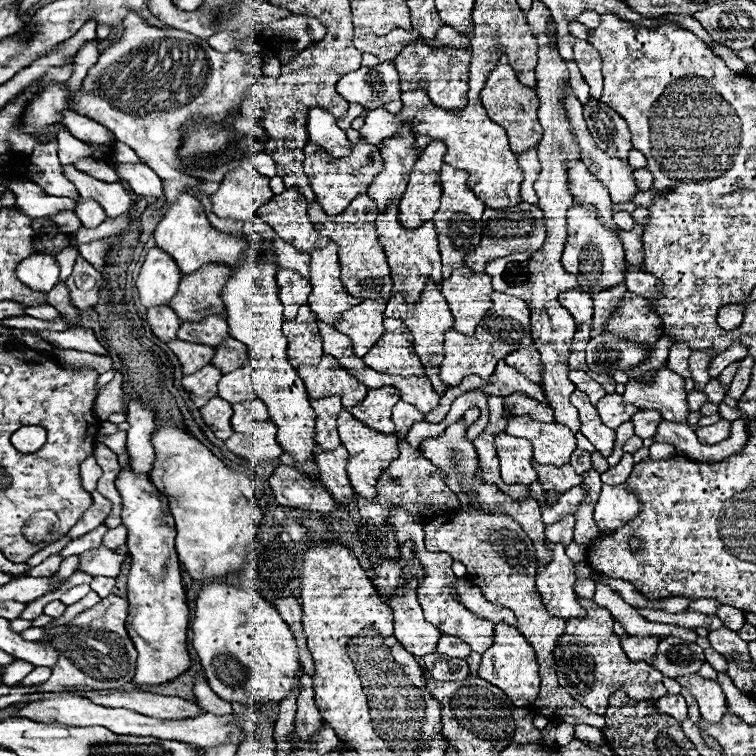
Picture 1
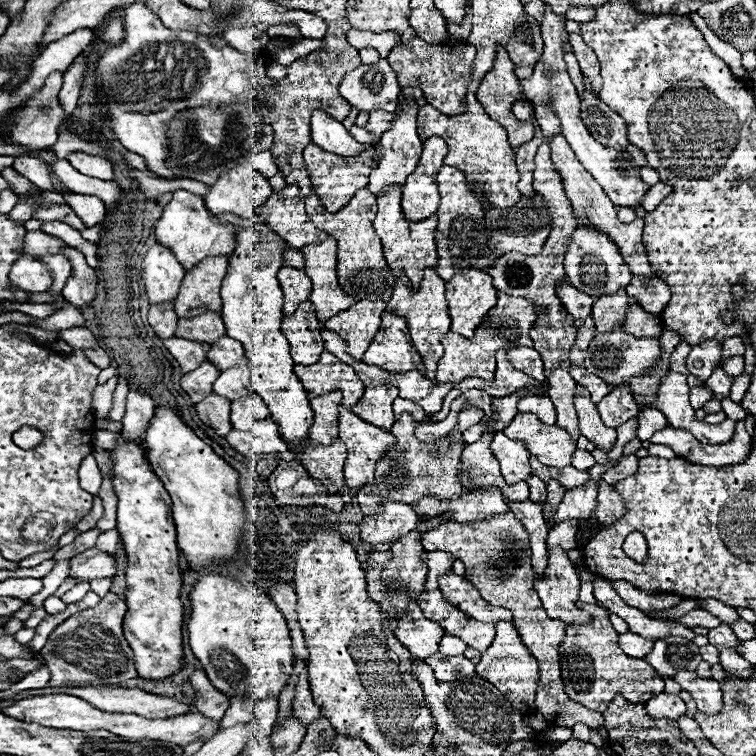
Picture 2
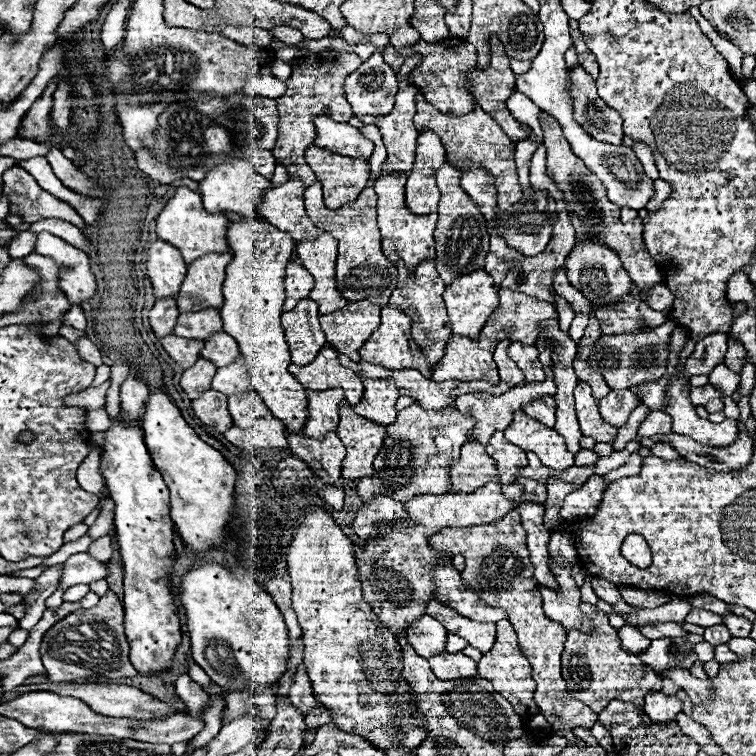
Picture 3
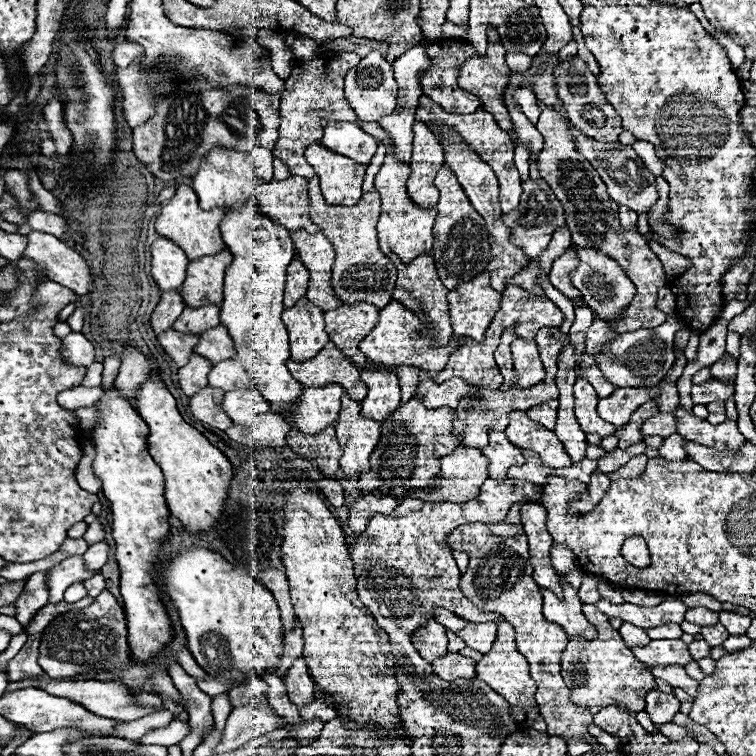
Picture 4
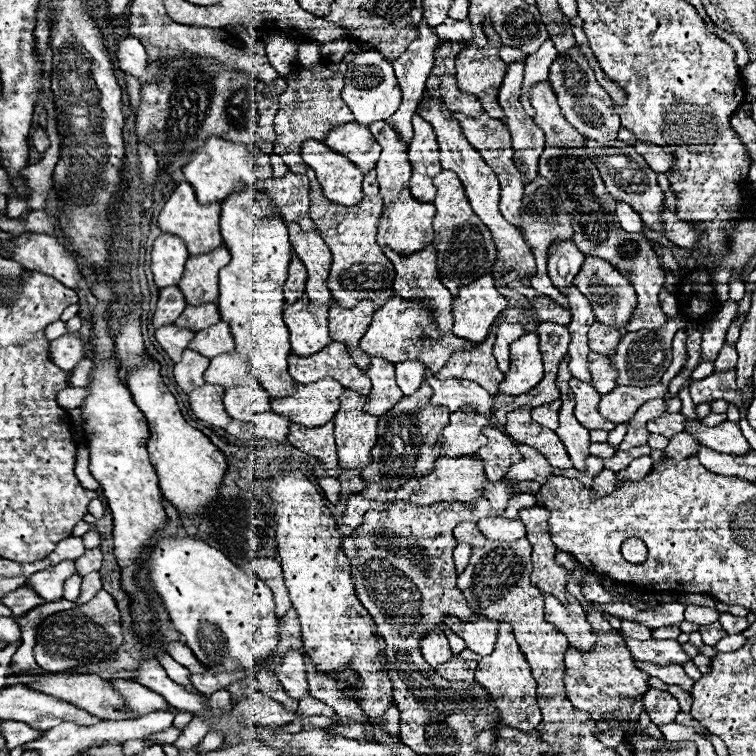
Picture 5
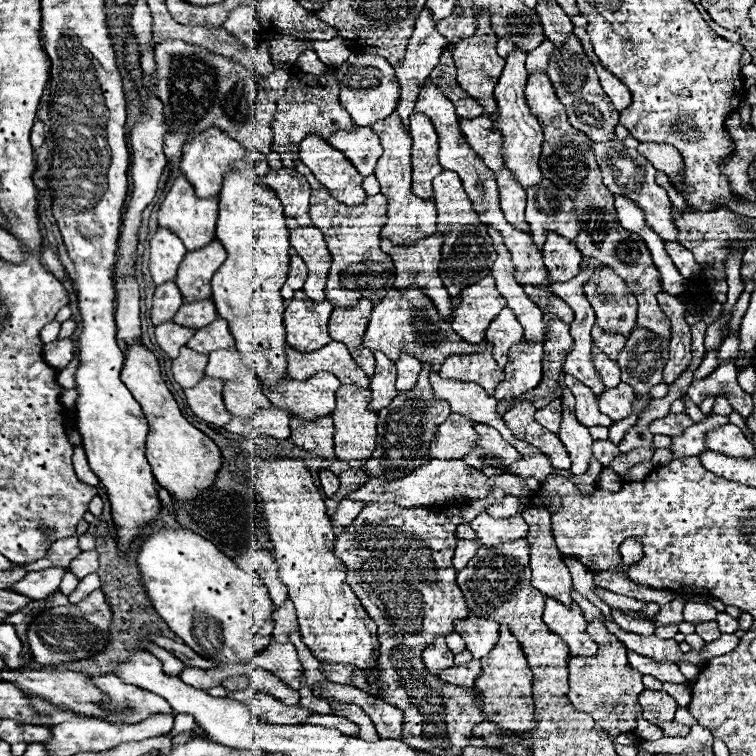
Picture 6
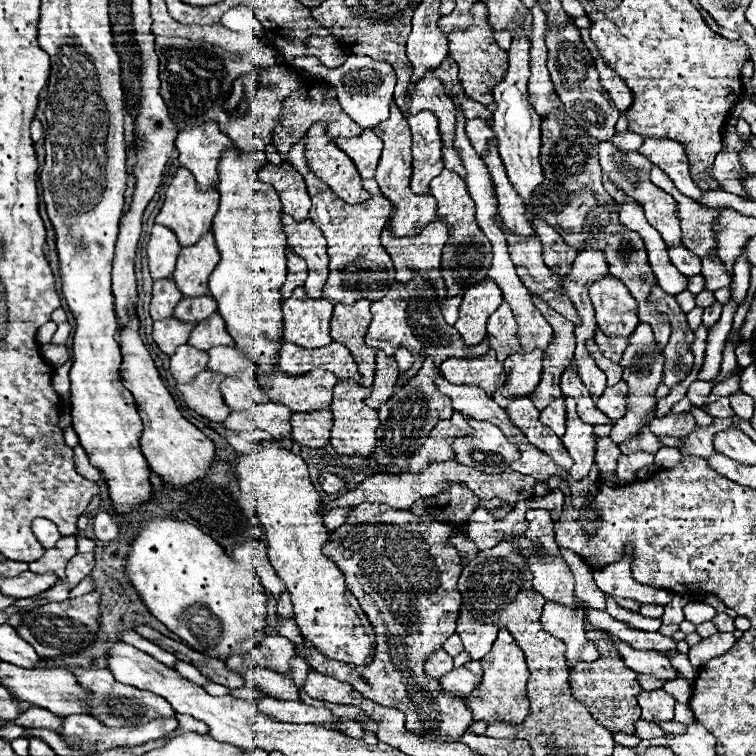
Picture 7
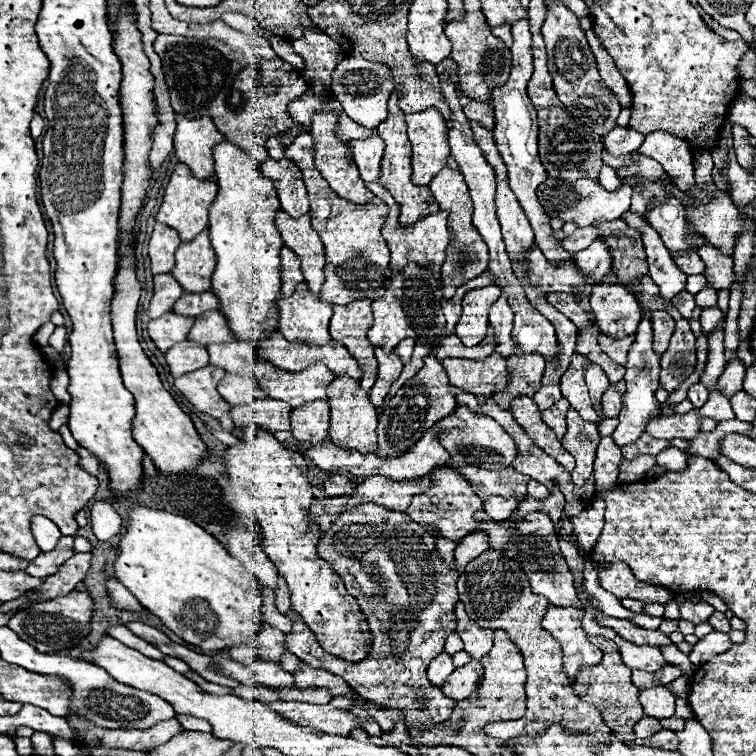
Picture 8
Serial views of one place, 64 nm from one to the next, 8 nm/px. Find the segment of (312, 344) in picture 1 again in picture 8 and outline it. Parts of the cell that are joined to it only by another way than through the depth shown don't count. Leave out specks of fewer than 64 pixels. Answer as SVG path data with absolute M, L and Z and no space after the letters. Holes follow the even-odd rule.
M306 282L296 286L290 298L276 300L278 304L278 332L290 342L326 344L330 342L328 322L332 318L330 304L308 292Z

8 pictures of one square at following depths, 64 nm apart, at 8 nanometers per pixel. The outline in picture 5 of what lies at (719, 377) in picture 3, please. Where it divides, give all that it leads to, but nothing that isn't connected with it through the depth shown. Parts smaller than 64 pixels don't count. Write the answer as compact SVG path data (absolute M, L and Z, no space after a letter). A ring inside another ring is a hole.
M726 344L718 358L714 360L714 372L728 372L734 368L736 368L736 350Z

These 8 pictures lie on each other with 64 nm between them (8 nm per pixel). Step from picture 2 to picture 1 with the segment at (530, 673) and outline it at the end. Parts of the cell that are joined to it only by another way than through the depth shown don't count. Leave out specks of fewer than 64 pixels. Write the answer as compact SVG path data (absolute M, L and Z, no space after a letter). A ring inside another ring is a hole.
M496 624L494 644L490 646L490 650L486 650L486 654L482 654L482 666L478 670L478 676L504 690L504 694L516 706L532 706L540 690L540 676L534 650L530 642L526 642L526 638L522 638L522 634L508 624Z

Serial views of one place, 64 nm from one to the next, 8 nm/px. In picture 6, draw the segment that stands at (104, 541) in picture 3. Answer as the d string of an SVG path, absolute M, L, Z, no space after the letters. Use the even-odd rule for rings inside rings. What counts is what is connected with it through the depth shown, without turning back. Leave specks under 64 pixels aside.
M90 550L90 552L82 552L78 558L74 558L74 562L70 562L70 572L74 572L78 578L84 578L90 572L98 570L98 552Z

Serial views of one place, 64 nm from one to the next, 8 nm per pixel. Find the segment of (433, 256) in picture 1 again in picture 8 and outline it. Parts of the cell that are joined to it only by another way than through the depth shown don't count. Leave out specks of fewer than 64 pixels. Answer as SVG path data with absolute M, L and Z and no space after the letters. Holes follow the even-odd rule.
M392 92L390 100L388 100L388 118L384 122L380 122L376 126L376 132L378 136L386 142L386 148L384 148L384 156L382 156L382 170L380 170L380 176L378 176L378 184L384 186L392 196L394 200L400 204L400 224L402 226L410 226L430 214L436 214L438 212L438 202L434 200L434 196L430 194L430 190L426 186L414 186L410 176L412 176L412 150L410 150L410 140L406 136L406 122L404 122L404 114L402 110L398 108L398 94Z

